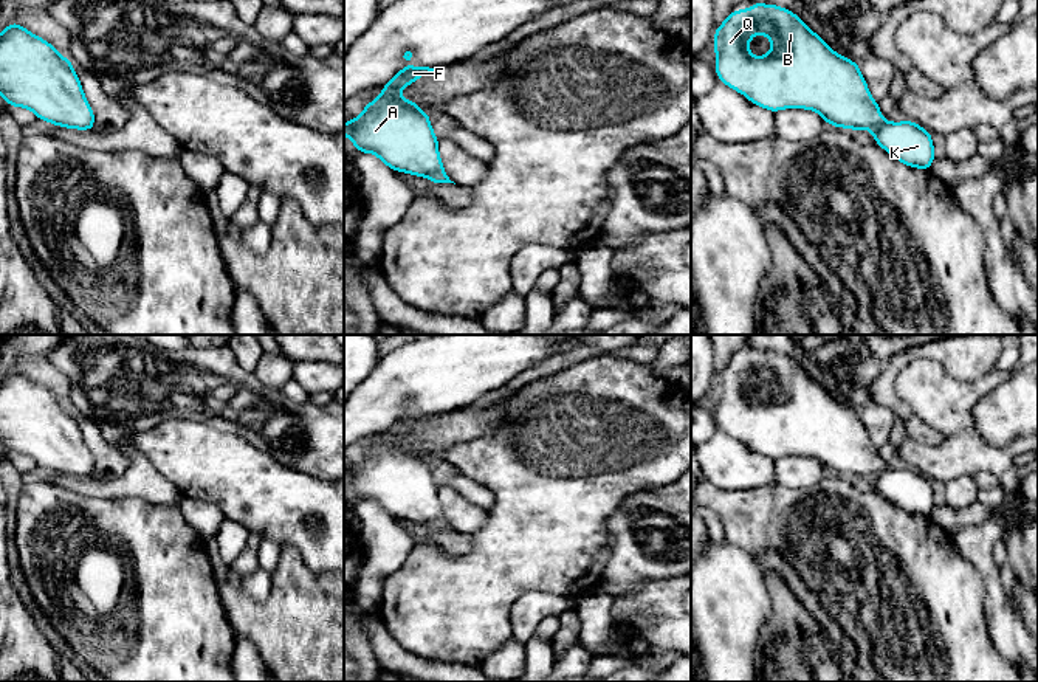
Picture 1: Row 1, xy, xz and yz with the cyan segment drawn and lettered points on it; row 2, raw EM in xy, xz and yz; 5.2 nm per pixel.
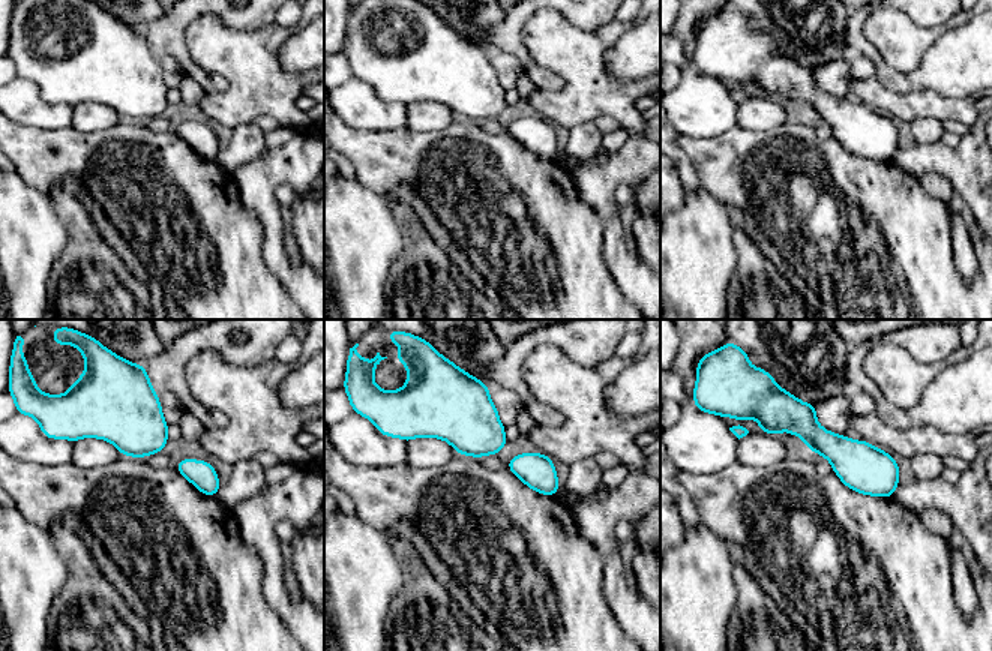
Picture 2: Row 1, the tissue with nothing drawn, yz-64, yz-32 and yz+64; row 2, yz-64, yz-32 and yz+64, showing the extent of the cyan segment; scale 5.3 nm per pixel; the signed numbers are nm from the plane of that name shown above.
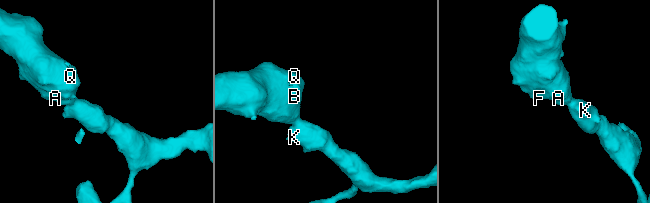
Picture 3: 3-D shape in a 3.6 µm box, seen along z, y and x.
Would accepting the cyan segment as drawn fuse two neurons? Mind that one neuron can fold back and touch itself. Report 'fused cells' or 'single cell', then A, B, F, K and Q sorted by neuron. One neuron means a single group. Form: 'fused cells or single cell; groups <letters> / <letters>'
single cell; groups A B F K Q

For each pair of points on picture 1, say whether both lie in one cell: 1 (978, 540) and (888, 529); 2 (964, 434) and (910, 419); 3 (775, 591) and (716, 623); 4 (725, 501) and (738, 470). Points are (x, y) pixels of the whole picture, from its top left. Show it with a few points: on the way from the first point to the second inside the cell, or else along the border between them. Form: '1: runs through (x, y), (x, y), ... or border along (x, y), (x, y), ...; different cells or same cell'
1: border along (950, 535), (956, 551), (973, 566); different cells
2: border along (900, 397), (942, 436), (941, 444); different cells
3: border along (764, 572), (770, 600), (770, 619), (759, 630); different cells
4: border along (707, 478), (728, 490), (750, 490), (766, 485); different cells

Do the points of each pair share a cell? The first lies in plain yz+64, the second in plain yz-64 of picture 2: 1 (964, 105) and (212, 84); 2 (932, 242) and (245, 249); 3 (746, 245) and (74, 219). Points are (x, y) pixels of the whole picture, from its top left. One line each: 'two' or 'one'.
1: two
2: one
3: one

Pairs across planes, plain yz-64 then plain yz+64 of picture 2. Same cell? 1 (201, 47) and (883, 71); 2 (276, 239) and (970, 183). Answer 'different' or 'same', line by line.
1: different
2: different

